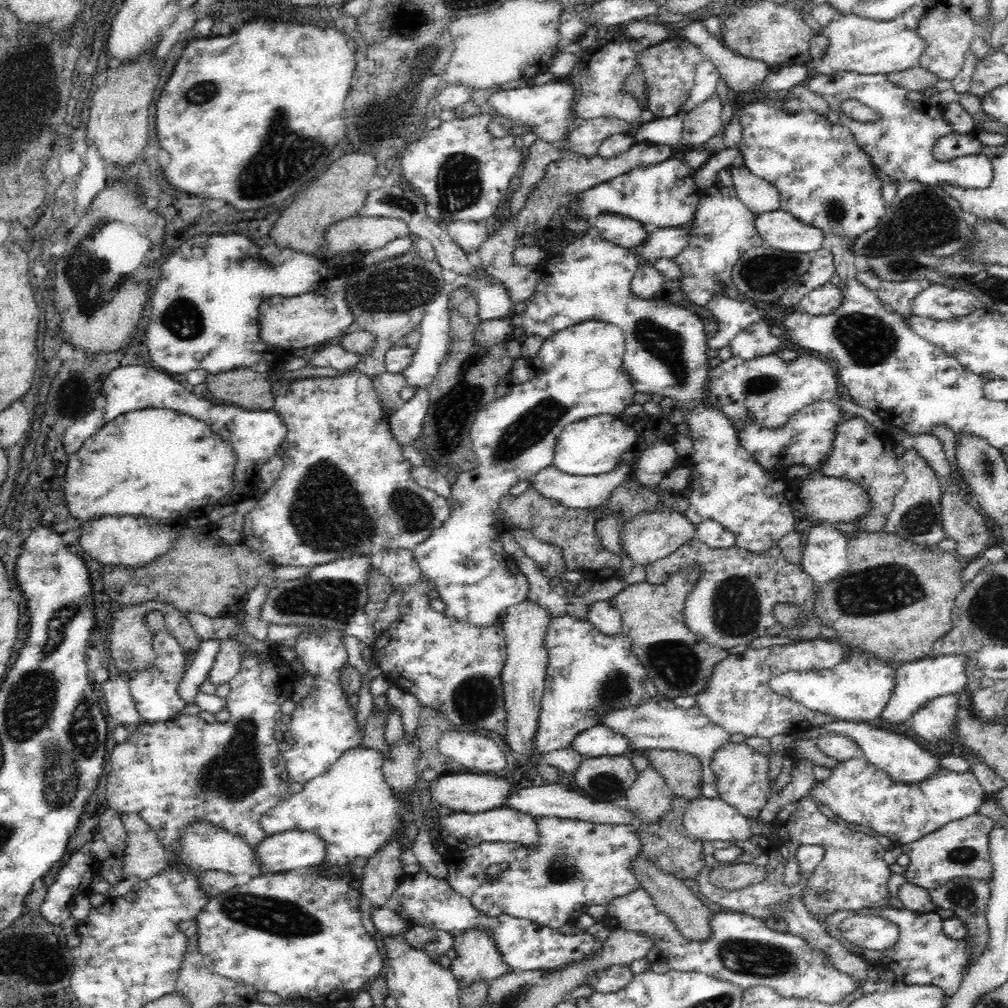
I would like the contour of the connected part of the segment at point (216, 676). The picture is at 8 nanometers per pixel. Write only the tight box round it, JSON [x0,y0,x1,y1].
[208,640,244,687]

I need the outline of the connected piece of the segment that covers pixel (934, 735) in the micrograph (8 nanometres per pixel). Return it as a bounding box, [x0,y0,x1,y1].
[912,693,958,743]

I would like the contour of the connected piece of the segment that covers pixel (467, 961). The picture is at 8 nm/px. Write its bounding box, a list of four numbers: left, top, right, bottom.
[450,927,513,986]

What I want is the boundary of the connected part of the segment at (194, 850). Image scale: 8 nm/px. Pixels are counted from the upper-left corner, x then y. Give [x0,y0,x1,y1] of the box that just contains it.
[182,822,267,879]

